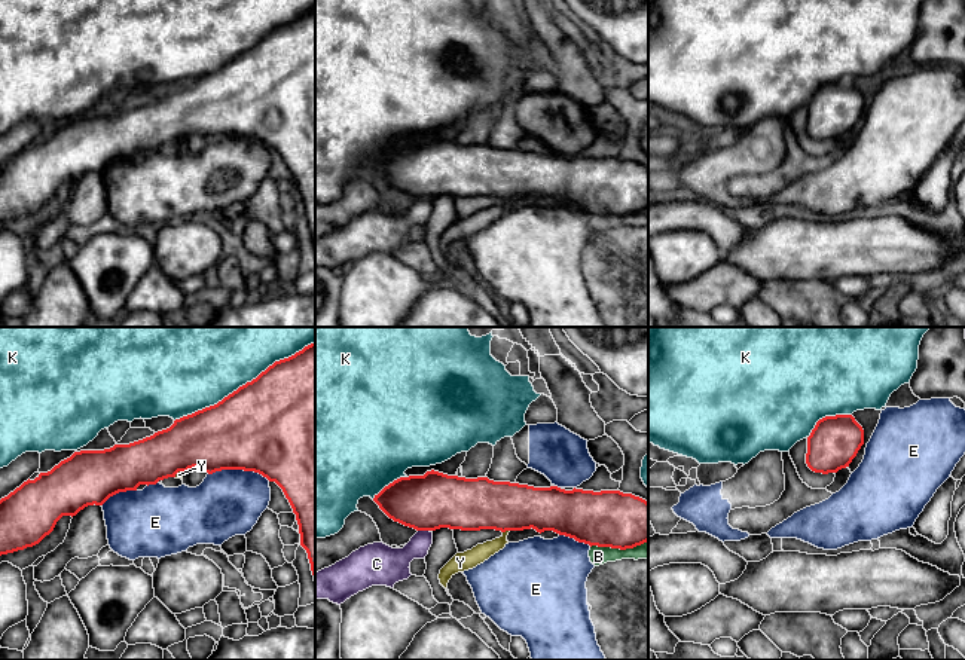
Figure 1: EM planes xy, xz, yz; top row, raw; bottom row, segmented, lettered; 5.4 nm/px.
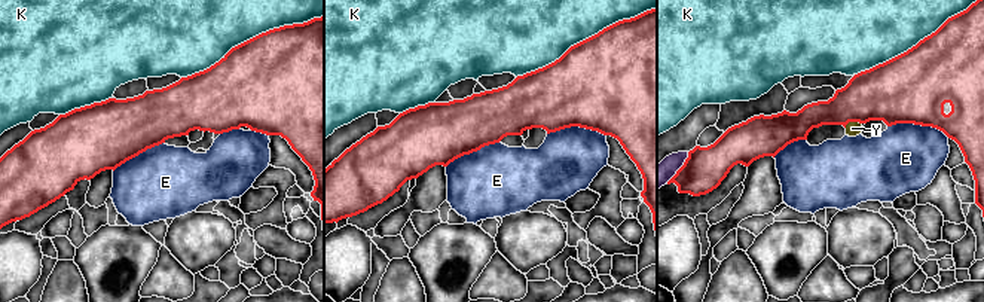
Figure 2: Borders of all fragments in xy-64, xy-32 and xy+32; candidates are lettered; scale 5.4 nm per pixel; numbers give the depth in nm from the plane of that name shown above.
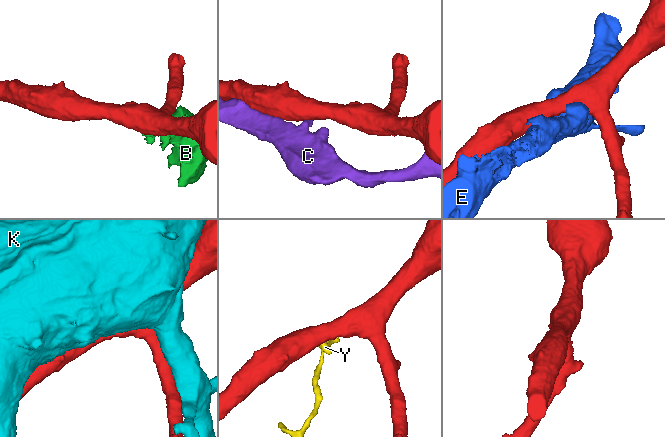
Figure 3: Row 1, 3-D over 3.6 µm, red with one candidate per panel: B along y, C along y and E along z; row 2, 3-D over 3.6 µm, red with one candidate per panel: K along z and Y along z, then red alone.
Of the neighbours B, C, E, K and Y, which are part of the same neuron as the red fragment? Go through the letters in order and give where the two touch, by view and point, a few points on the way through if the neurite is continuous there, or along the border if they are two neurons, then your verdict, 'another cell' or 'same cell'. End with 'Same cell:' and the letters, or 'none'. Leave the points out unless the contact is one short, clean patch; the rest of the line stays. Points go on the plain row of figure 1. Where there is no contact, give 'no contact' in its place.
B: contact xz (619, 214); another cell
C: contact xz (424, 196); another cell
E: contact xy (240, 136); another cell
K: contact xy (246, 51); another cell
Y: contact xz (506, 196); border xz (509, 196), (503, 199); another cell
Same cell: none

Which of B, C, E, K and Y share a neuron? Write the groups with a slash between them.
B E / C / K / Y

